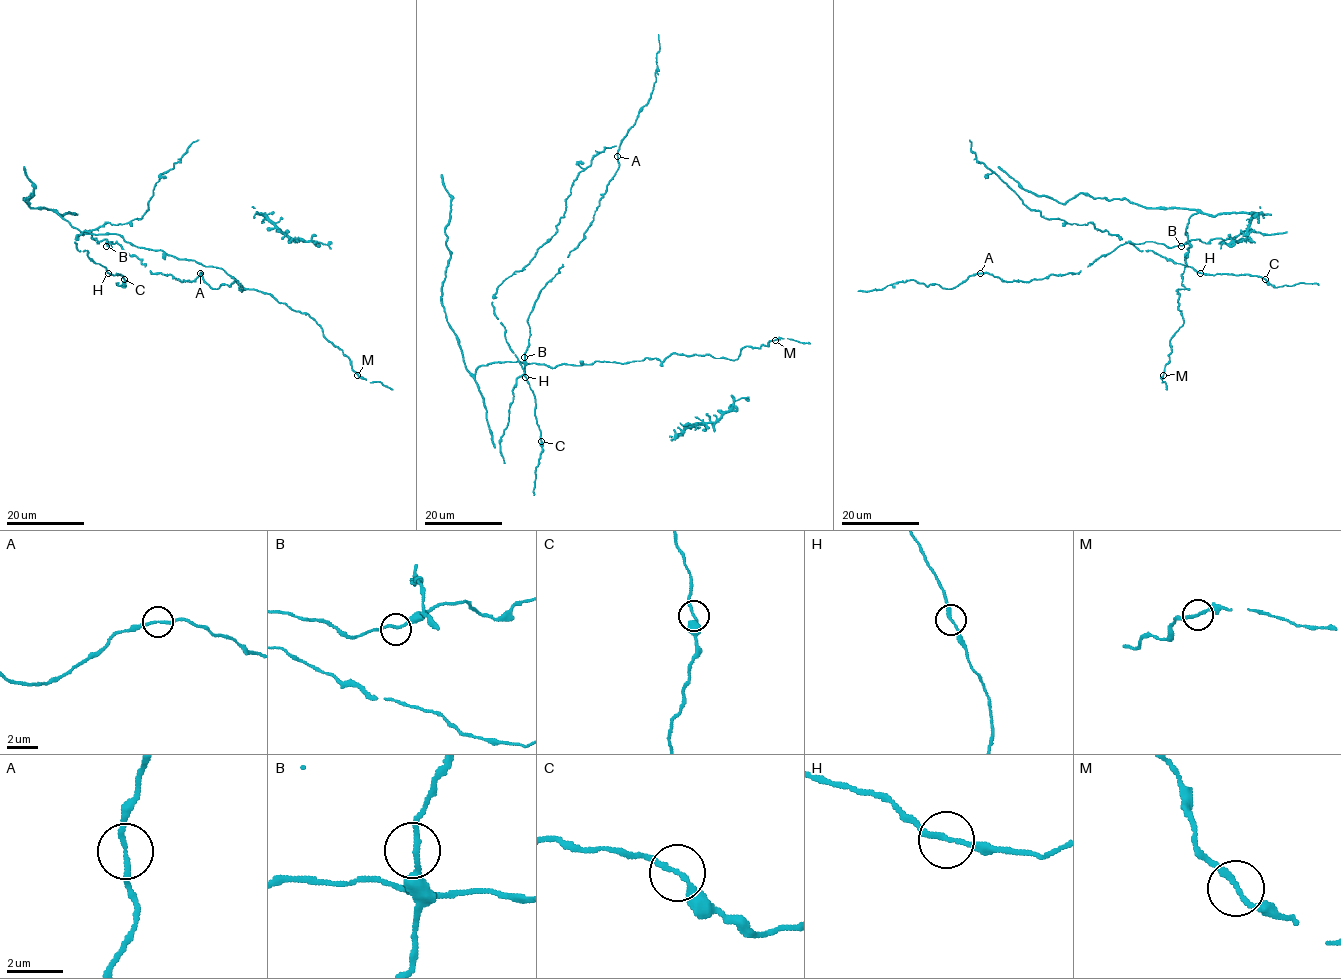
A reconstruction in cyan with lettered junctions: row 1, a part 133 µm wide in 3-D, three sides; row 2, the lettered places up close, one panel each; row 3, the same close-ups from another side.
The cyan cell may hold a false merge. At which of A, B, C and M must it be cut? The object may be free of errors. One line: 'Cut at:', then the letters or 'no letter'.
Cut at: no letter

